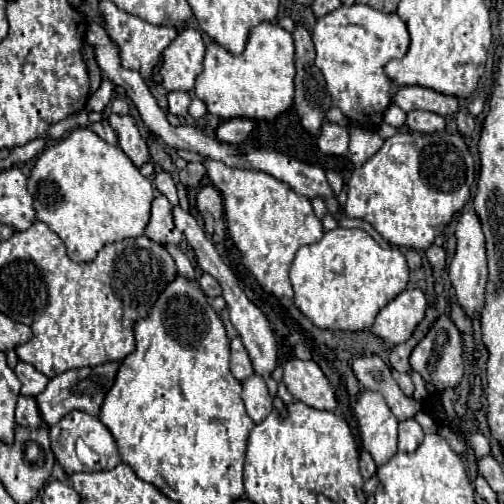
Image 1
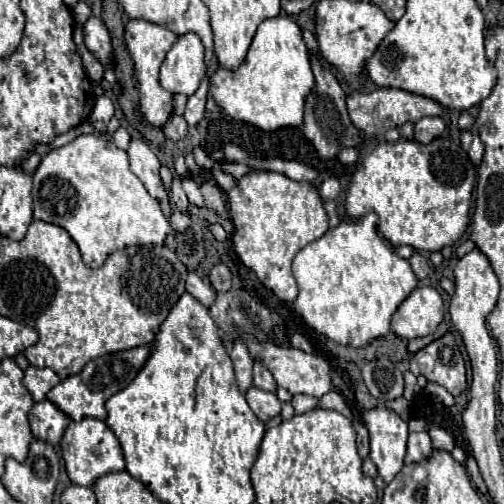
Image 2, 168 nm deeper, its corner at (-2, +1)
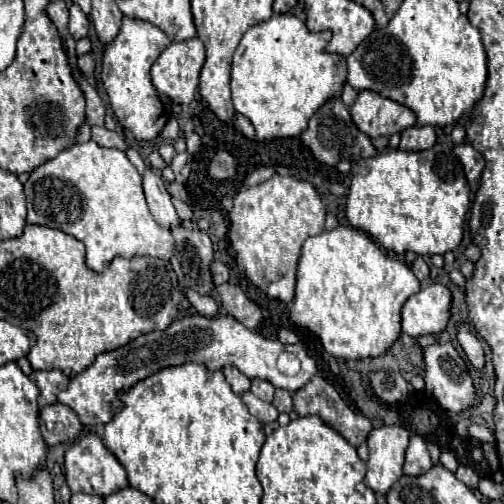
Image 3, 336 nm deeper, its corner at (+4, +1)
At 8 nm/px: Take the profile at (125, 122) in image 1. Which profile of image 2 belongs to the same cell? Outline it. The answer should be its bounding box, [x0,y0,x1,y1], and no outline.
[128,140,168,202]

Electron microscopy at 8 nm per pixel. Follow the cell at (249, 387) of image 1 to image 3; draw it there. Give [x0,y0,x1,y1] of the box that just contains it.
[242,392,278,424]

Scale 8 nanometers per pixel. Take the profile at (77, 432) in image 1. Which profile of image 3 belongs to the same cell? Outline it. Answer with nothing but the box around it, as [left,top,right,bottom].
[66,432,128,496]

